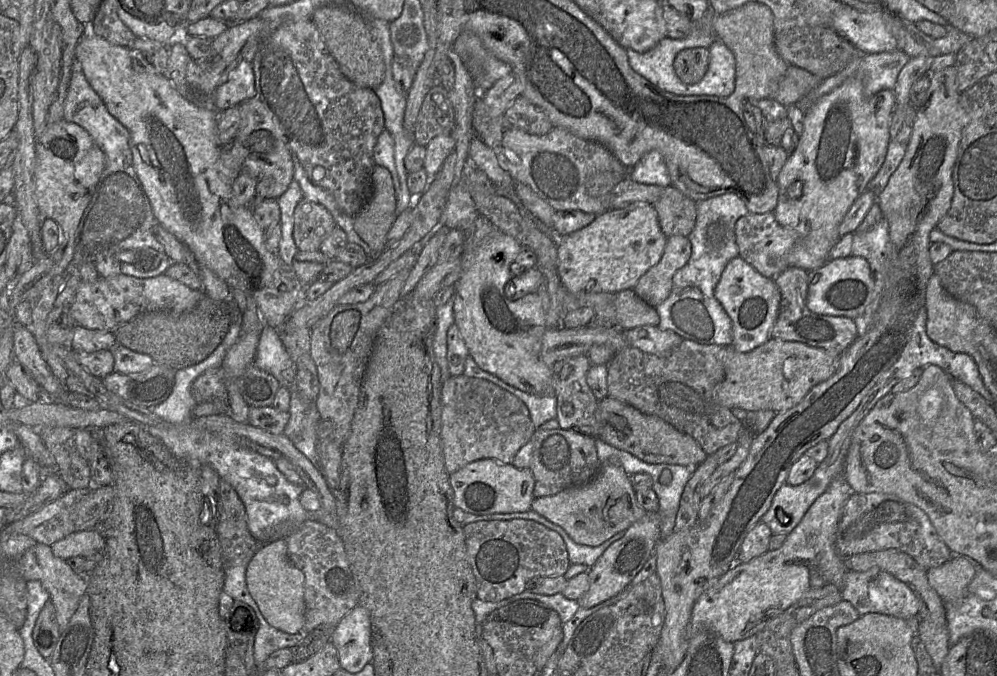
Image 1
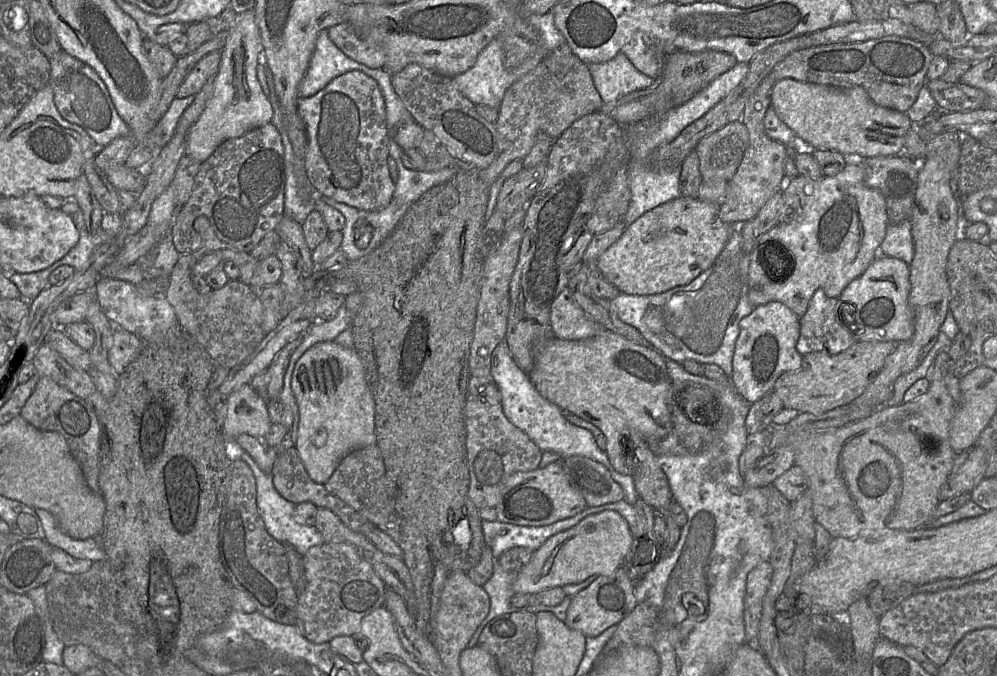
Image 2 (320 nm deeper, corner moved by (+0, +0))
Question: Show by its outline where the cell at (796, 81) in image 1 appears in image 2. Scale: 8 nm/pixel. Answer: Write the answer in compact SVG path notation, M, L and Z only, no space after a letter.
M785 78L778 80L772 88L771 107L811 152L817 149L831 150L852 158L902 155L906 136L912 128L906 113L876 105L861 86L844 89Z

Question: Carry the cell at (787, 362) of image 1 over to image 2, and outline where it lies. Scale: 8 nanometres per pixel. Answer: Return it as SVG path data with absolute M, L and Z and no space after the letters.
M857 340L839 354L808 353L803 355L799 369L785 372L776 380L772 392L782 400L785 408L795 409L800 413L822 414L850 404L873 381L883 367L886 357L895 350L896 345L895 342Z

